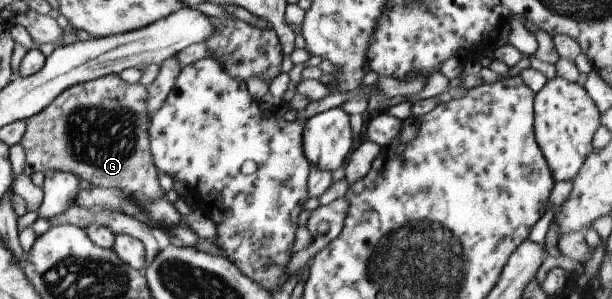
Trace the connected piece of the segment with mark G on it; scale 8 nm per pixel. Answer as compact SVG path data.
M119 74L68 86L38 114L25 120L25 130L19 140L25 154L22 173L30 177L34 172L60 170L93 186L121 189L130 196L148 200L164 198L165 191L158 184L158 170L149 150L148 125L151 116L146 112L146 98L147 89L142 84L126 83Z

